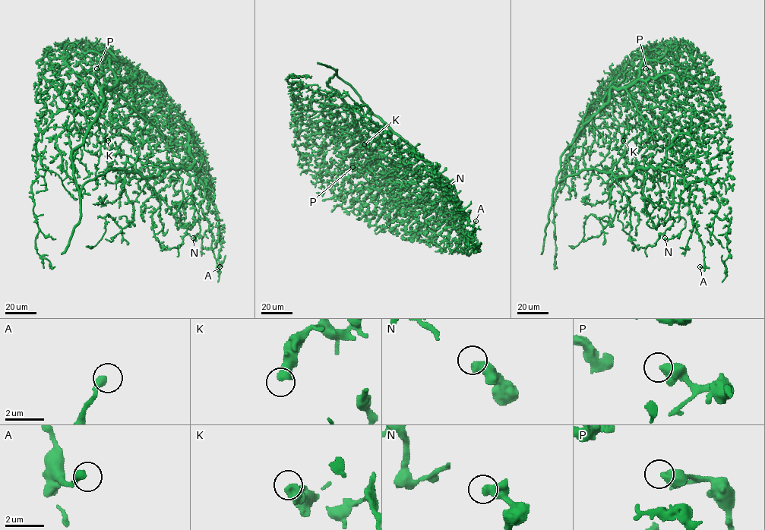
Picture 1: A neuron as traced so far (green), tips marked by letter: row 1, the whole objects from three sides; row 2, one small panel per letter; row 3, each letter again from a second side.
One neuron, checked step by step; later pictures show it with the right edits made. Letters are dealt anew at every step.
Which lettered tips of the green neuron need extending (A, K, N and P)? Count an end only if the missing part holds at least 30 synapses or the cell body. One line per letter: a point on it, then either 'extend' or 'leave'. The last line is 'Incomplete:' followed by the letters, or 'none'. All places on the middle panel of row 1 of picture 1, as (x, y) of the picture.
A: (475, 221) | leave
K: (364, 144) | leave
N: (449, 186) | leave
P: (352, 167) | leave
Incomplete: none

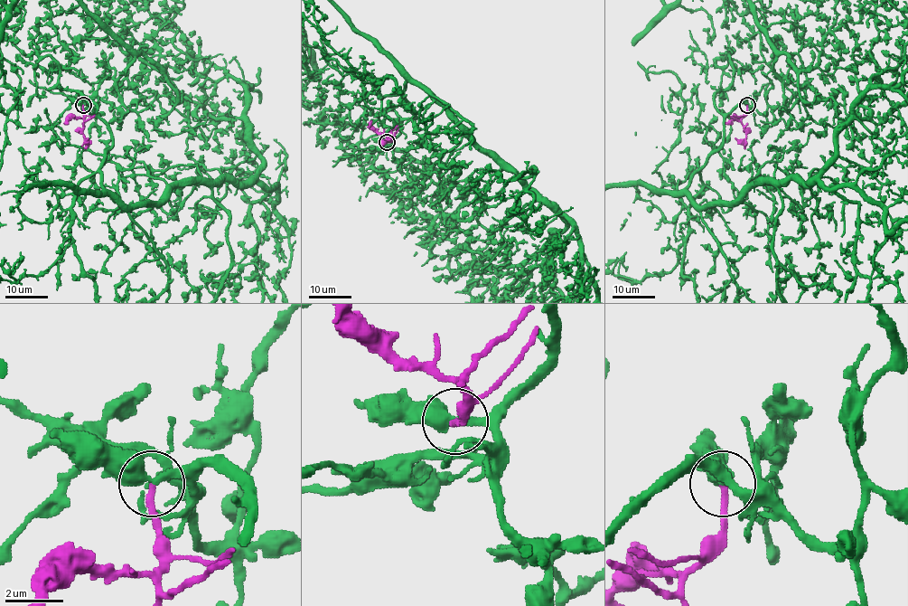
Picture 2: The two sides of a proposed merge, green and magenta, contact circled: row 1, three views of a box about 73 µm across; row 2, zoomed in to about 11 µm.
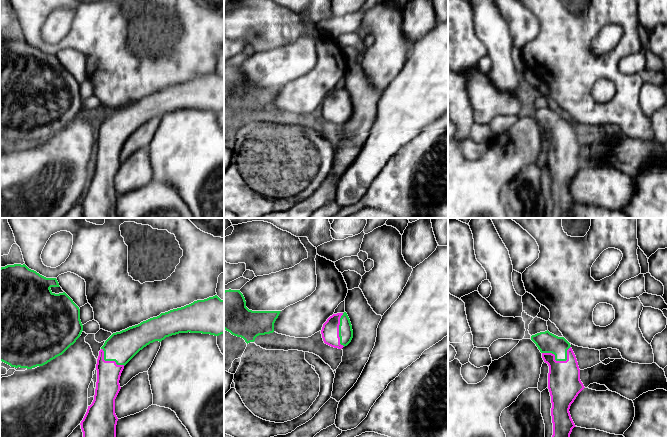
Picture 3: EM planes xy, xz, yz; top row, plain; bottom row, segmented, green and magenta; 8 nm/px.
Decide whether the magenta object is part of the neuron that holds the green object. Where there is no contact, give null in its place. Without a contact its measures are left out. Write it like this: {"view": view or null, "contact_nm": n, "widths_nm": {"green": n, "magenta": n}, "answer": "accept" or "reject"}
{"view": "yz", "contact_nm": 240, "widths_nm": {"green": 160, "magenta": 260}, "answer": "accept"}

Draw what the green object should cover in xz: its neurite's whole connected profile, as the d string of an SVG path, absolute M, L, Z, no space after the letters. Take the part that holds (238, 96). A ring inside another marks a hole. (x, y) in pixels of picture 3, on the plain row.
M240 66L224 67L224 105L232 111L241 113L248 120L259 111L274 108L274 99L281 87L252 87L246 83L246 77Z

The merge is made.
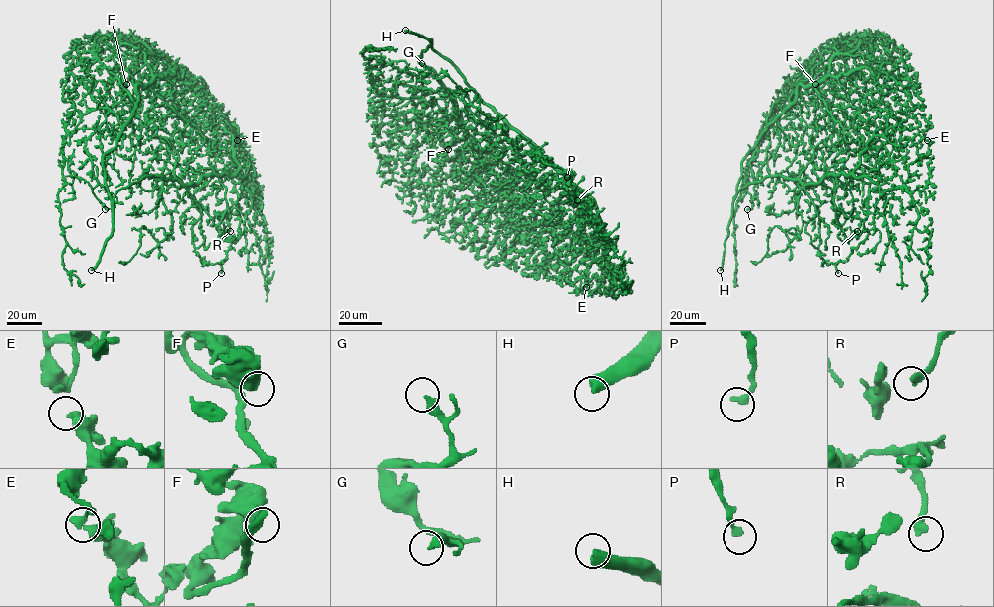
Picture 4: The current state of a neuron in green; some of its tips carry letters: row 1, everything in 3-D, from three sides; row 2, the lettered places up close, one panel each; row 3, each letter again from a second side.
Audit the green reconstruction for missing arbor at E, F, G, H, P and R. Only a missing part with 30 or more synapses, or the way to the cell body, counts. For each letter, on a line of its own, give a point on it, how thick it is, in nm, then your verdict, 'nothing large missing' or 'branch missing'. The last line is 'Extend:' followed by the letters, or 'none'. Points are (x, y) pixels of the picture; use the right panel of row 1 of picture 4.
E: at (927, 140); 340 nm thick; nothing large missing
F: at (815, 84); 600 nm thick; nothing large missing
G: at (747, 209); 320 nm thick; nothing large missing
H: at (720, 270); 480 nm thick; branch missing
P: at (838, 273); 300 nm thick; nothing large missing
R: at (857, 231); 320 nm thick; nothing large missing
Extend: H

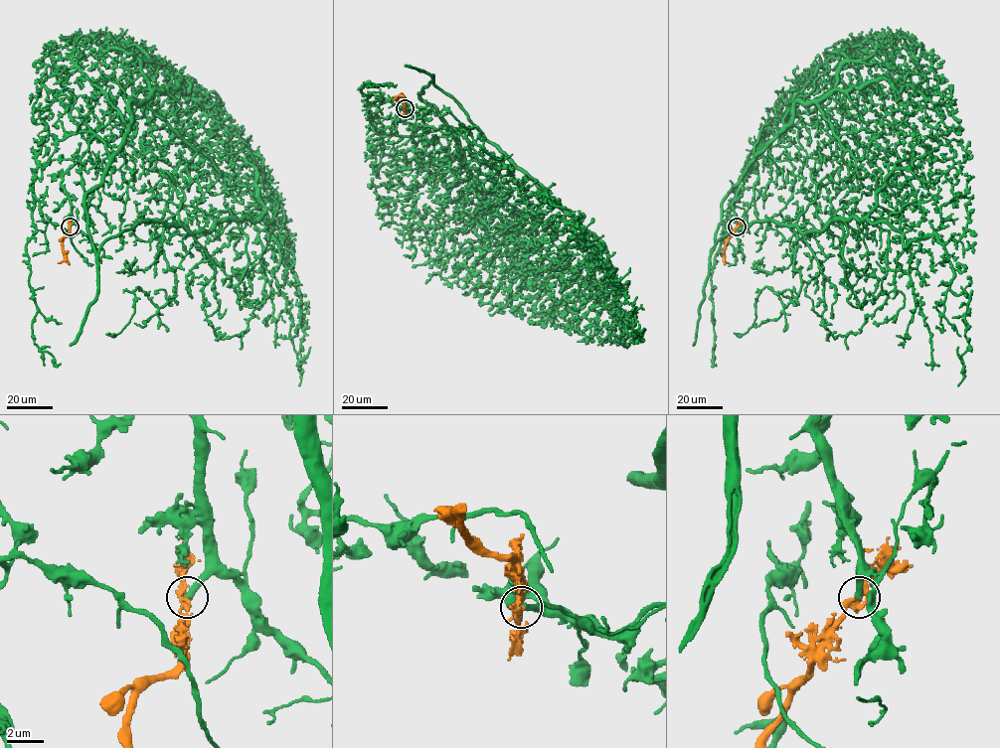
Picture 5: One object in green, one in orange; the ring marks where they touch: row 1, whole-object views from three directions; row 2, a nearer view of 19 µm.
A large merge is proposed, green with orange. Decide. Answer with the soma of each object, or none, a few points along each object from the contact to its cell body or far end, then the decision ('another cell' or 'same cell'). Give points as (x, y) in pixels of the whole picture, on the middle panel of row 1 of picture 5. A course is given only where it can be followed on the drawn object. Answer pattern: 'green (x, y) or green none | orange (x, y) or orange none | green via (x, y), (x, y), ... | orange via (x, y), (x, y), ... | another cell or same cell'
green none | orange none | green via (405, 108), (432, 131), (443, 122), (420, 93), (447, 93), (603, 245), (633, 329) | orange via (405, 108), (397, 98), (399, 95), (393, 100) | same cell

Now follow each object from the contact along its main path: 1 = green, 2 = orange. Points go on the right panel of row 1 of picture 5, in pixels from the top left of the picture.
1: (737, 226), (759, 136), (711, 252), (767, 221), (935, 235), (969, 298), (957, 385)
2: (737, 226), (725, 246), (724, 260), (729, 263)

